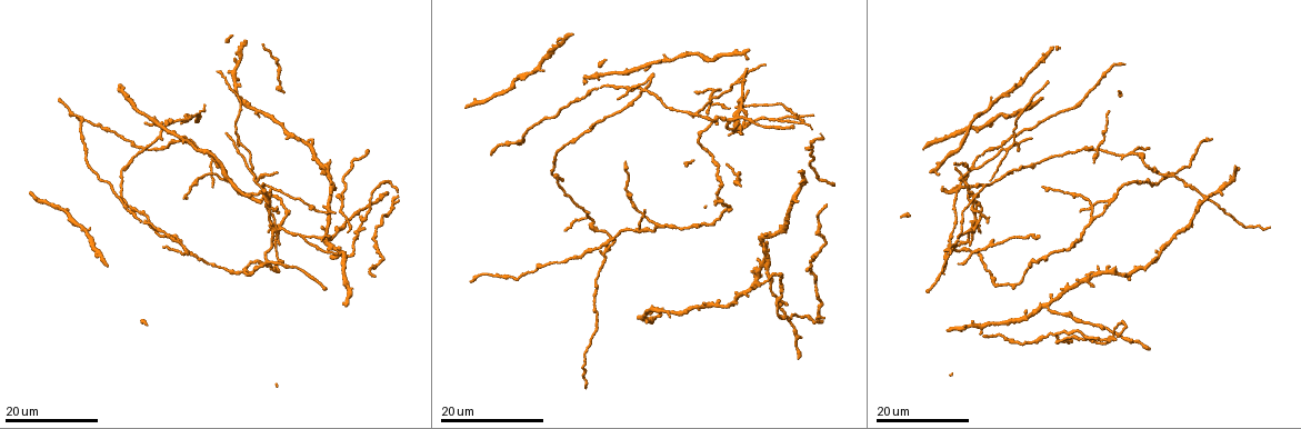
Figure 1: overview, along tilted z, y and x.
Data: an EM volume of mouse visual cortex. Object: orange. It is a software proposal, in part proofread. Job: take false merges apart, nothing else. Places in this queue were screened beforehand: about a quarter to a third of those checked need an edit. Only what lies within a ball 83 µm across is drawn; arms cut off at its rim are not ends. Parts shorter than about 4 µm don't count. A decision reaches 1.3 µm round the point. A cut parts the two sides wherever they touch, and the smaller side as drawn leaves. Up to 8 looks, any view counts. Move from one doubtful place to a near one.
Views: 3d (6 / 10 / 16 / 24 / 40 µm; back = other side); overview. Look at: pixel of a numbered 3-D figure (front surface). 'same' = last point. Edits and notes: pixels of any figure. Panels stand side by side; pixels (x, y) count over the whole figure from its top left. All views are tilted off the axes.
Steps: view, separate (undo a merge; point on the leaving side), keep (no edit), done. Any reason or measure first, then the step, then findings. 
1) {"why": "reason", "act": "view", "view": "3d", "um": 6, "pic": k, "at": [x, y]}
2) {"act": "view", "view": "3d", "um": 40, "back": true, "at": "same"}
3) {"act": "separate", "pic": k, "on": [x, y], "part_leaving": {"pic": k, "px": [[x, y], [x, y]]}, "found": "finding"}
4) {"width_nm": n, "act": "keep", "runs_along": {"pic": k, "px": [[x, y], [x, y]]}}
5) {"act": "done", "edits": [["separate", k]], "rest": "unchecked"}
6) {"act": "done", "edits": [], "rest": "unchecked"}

{"why": "thick turns thin", "act": "view", "view": "3d", "um": 16, "pic": 1, "at": [356, 249]}

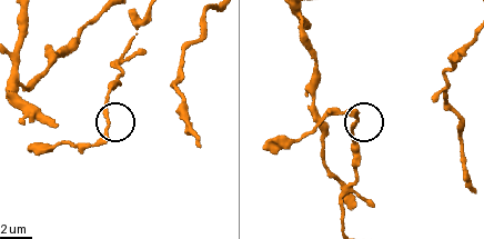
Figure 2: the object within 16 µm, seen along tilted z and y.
{"why": "zoom in", "act": "view", "view": "3d", "um": 10, "pic": 2, "at": [109, 123]}

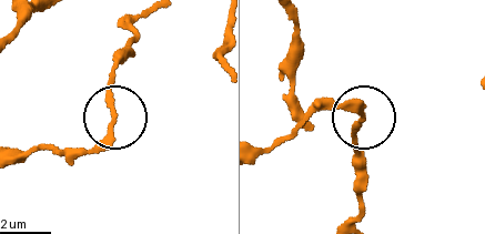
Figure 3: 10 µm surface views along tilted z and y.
{"act": "view", "view": "3d", "um": 10, "back": true, "pic": 3, "at": [363, 119]}

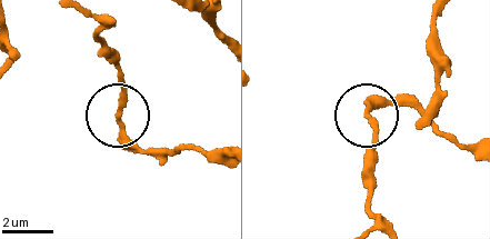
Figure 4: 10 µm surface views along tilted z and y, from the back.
{"act": "keep", "runs_along": {"pic": 4, "px": [[109, 27], [98, 39], [124, 92], [118, 121], [153, 157]]}, "found": "continuous, no second neuron"}

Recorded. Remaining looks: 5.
{"why": "looks like a crossing", "act": "view", "view": "3d", "um": 24, "pic": 1, "at": [371, 205]}

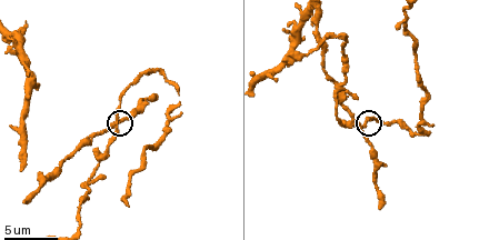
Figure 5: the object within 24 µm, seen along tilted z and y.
{"why": "zoom in", "act": "view", "view": "3d", "um": 10, "pic": 5, "at": [115, 129]}

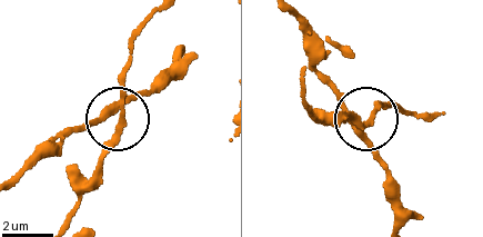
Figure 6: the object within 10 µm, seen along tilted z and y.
{"act": "keep", "found": "continuous, no second neuron"}

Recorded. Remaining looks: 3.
{"why": "thin arm on a thick one", "act": "view", "view": "3d", "um": 24, "pic": 1, "at": [713, 122]}

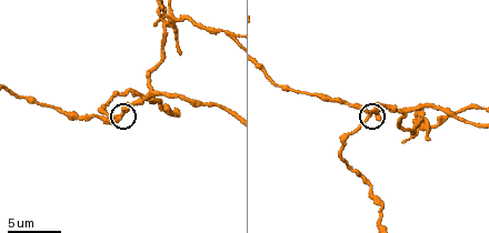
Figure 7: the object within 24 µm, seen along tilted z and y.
{"act": "view", "view": "3d", "um": 6, "pic": 7, "at": [119, 114]}

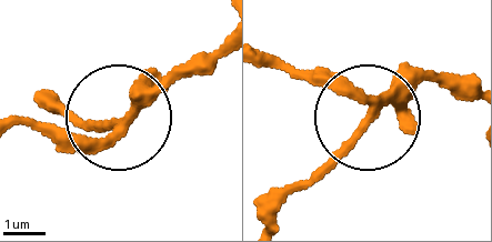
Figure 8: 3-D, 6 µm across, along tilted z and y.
{"act": "keep", "runs_along": {"pic": 8, "px": [[358, 122], [279, 204]]}, "found": "continuous, no second neuron"}

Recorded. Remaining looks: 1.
{"act": "done", "edits": [], "rest": "unchecked"}

